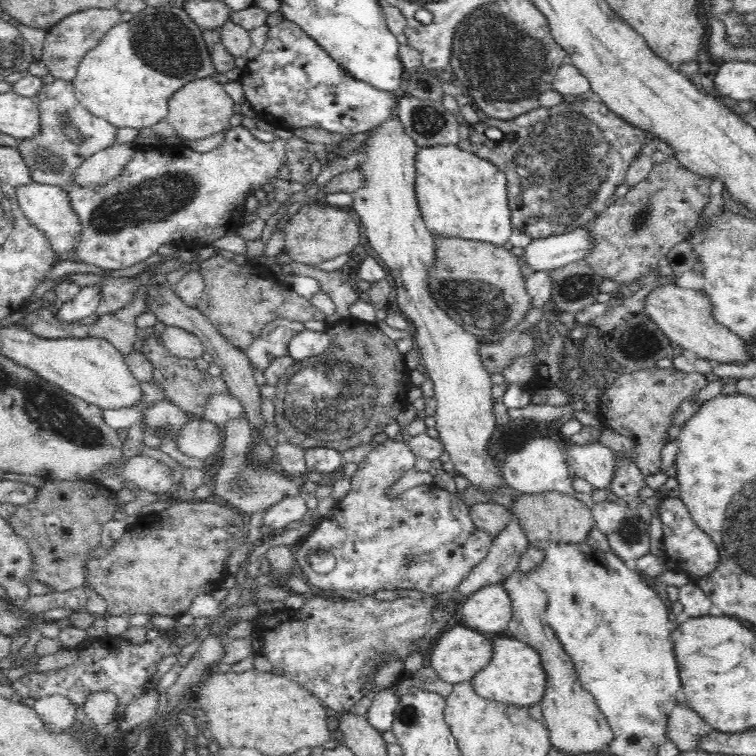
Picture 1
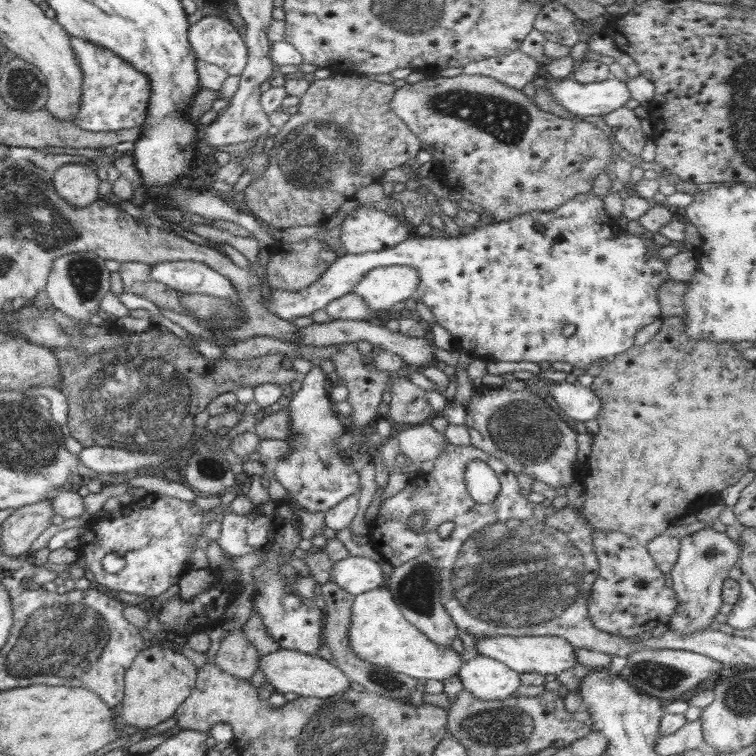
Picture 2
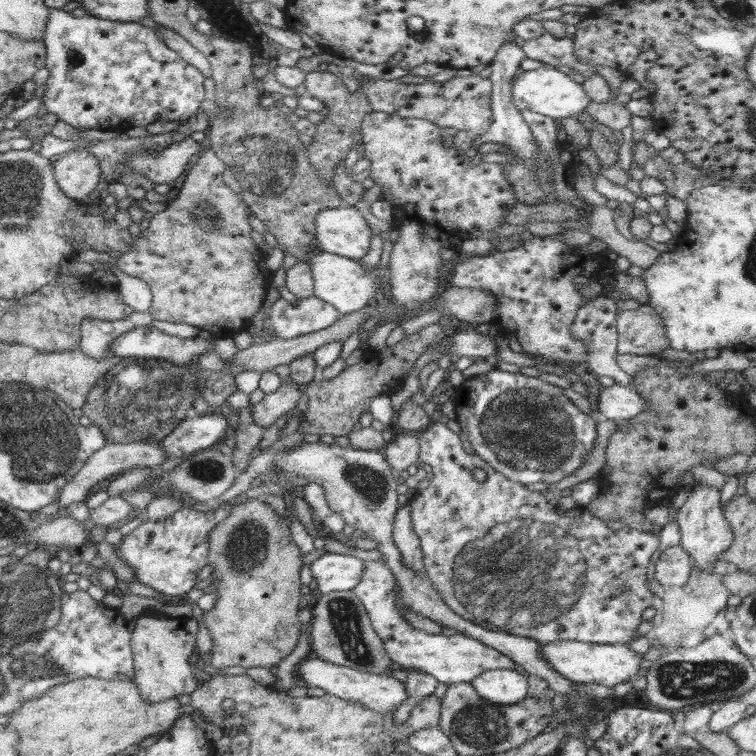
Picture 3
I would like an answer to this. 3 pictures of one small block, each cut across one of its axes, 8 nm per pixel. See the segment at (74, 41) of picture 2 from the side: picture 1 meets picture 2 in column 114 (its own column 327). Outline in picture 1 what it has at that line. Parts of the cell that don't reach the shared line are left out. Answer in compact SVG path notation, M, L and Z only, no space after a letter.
M284 20L269 27L267 41L263 51L254 60L249 60L240 71L245 97L255 114L275 128L287 131L318 127L330 133L344 136L361 134L389 122L394 114L399 114L399 103L394 95L378 90L366 82L348 74L318 43L295 22Z

